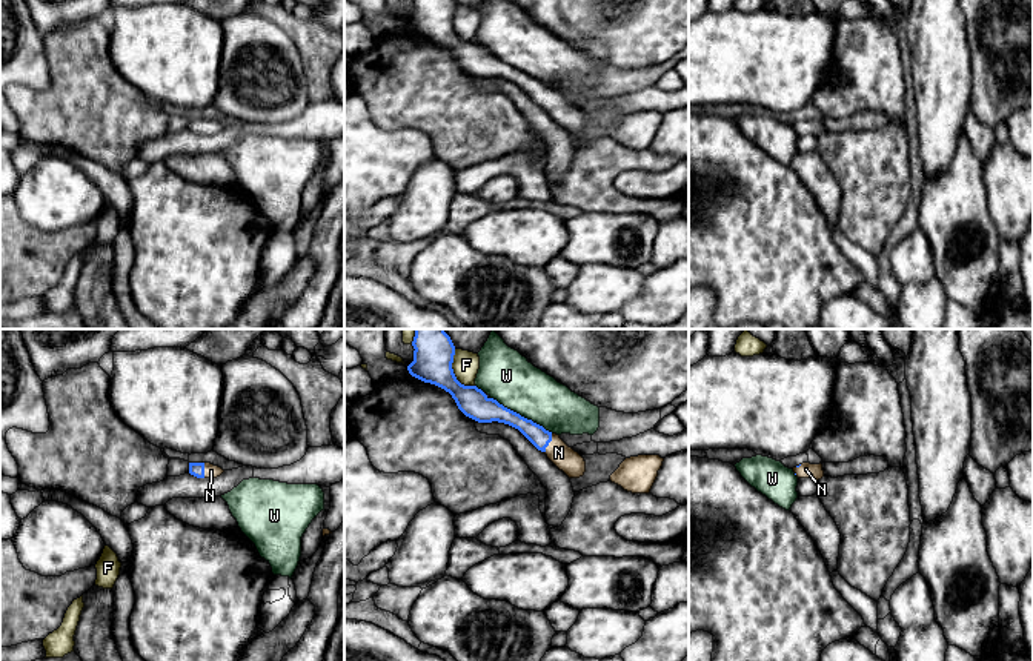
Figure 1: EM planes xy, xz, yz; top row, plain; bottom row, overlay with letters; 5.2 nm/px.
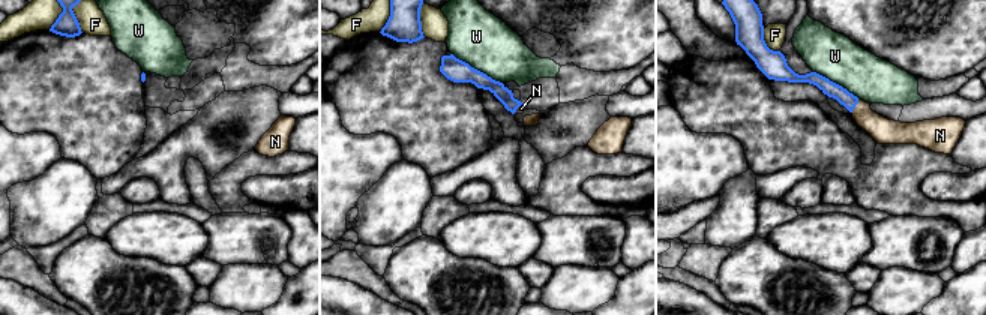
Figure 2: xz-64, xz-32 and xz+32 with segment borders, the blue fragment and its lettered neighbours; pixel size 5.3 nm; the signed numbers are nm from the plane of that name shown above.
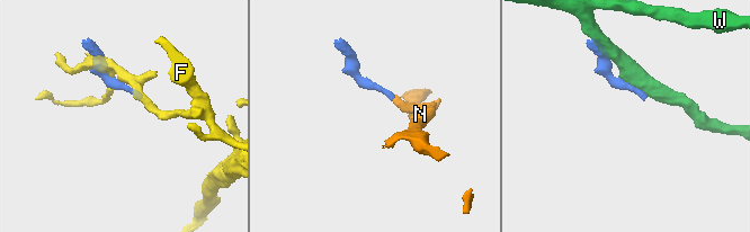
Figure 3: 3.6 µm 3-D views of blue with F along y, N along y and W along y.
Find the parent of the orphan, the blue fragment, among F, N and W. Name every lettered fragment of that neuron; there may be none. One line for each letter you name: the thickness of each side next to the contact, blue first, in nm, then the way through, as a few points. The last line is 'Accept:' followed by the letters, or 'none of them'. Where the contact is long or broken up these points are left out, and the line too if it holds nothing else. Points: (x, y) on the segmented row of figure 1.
N: 100/120 nm | across xz (535, 434), (548, 443), (558, 452)
Accept: N

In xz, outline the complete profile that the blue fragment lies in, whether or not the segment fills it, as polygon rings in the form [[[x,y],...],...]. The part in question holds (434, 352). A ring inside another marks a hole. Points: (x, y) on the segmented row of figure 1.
[[[415,329],[414,361],[407,366],[412,377],[435,384],[452,395],[458,409],[478,423],[504,423],[518,429],[538,450],[569,478],[586,472],[584,458],[556,433],[504,407],[477,386],[461,384],[452,369],[455,346],[444,329]]]

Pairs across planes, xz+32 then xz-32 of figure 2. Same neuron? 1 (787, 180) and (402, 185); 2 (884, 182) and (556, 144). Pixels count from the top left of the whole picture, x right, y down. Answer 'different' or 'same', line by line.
1: different
2: different

